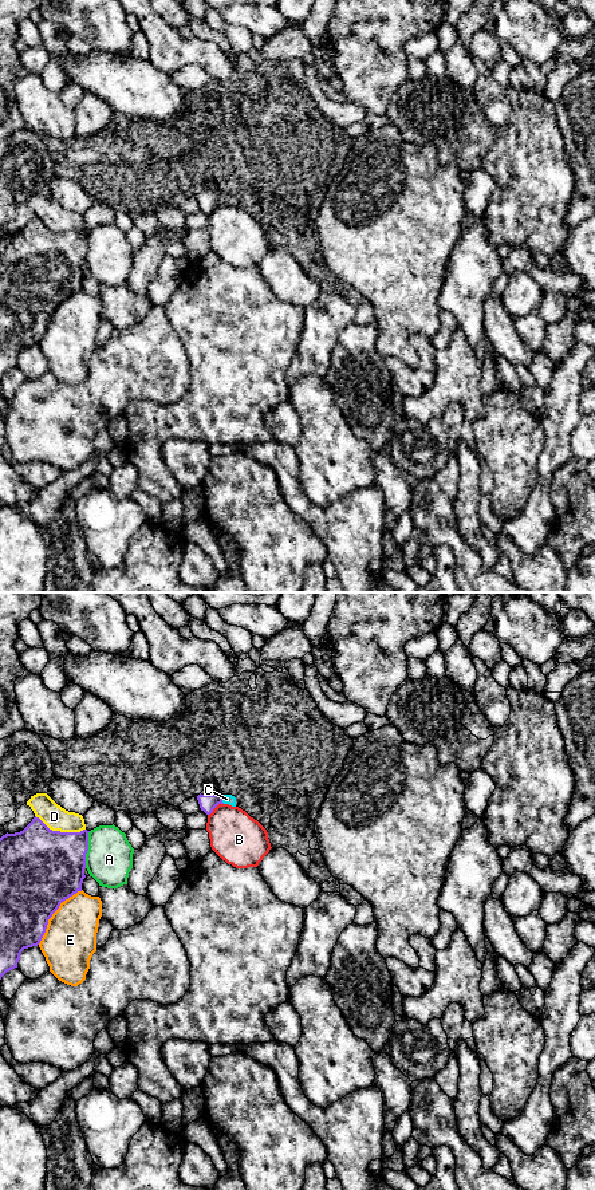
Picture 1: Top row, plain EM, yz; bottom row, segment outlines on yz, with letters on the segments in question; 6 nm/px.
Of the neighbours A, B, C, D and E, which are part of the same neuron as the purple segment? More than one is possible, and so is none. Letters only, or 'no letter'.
C

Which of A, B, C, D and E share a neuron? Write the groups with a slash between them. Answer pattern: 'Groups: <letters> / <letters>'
Groups: A / B / C / D / E

